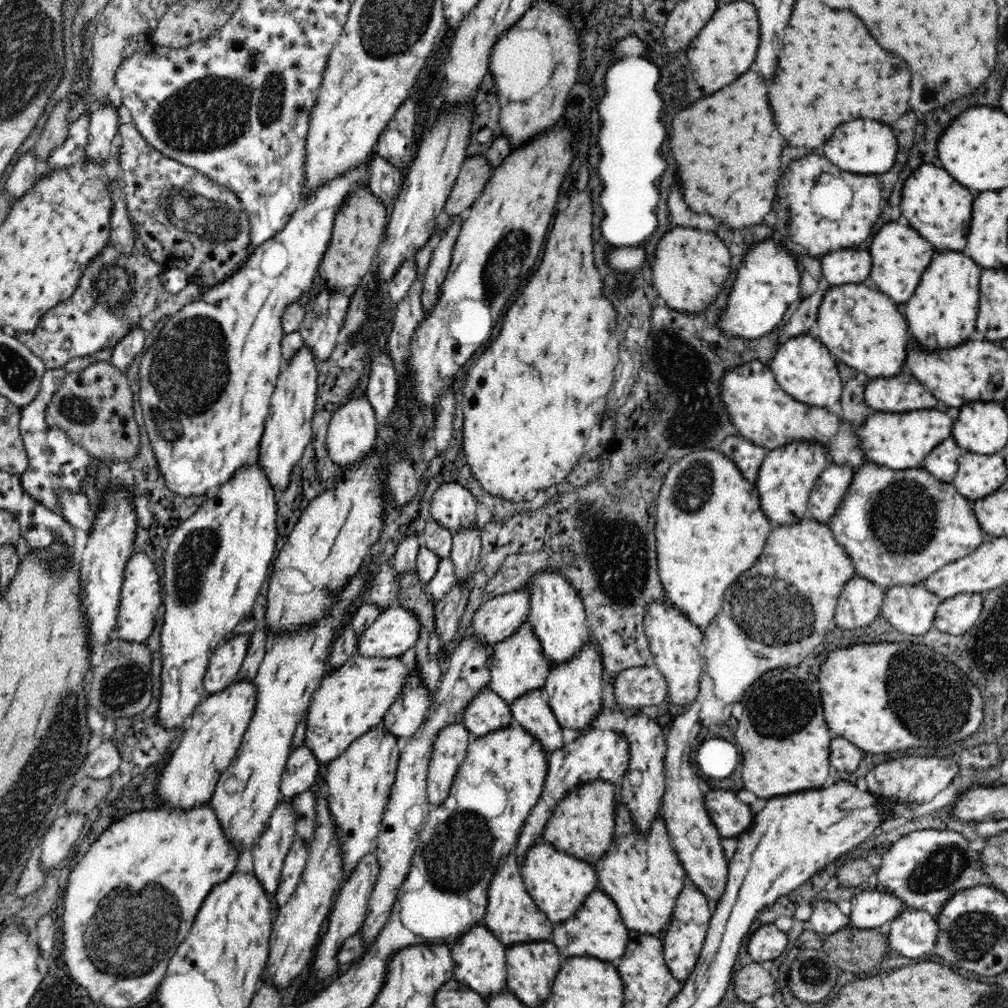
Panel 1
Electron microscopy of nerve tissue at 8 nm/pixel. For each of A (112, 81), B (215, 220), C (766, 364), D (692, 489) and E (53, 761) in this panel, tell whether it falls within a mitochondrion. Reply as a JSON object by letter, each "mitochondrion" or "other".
{"A":"other","B":"mitochondrion","C":"other","D":"mitochondrion","E":"mitochondrion"}

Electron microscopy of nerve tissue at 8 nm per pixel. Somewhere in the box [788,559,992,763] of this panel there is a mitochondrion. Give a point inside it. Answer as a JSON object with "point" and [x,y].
{"point":[923,698]}

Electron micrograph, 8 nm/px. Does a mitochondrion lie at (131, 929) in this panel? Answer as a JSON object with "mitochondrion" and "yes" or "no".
{"mitochondrion":"yes"}

